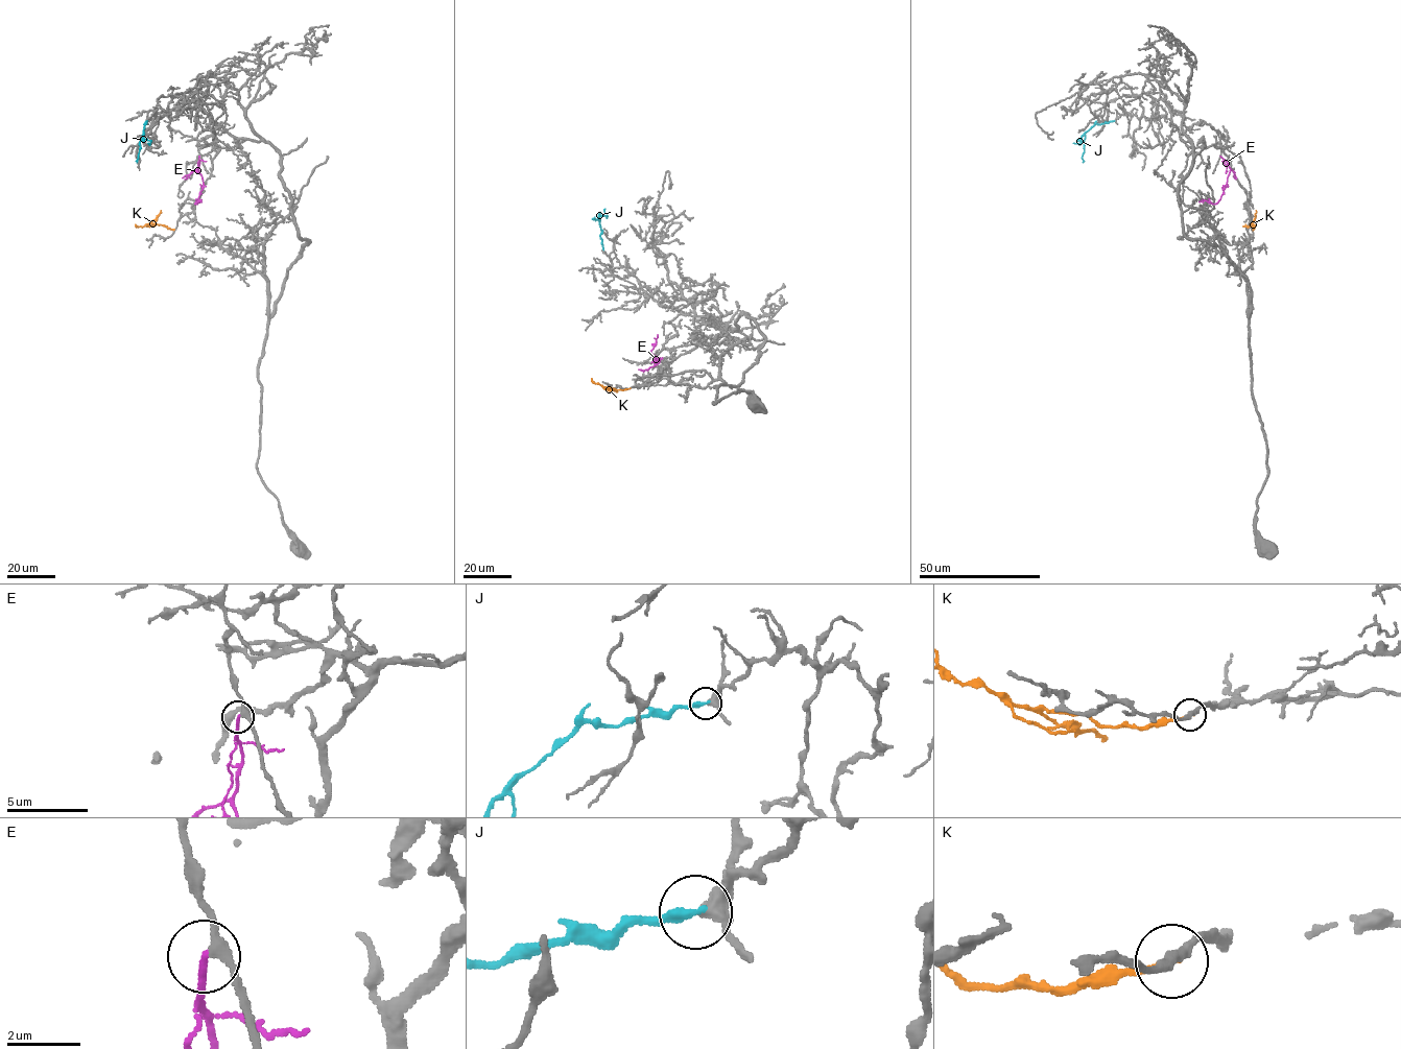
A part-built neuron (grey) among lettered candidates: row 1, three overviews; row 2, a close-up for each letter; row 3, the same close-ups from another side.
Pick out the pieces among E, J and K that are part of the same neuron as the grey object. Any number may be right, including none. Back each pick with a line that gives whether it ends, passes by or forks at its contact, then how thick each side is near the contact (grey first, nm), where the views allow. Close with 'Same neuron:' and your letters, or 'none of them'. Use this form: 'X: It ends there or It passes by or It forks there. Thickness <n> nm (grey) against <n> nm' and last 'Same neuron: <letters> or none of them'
J: It ends there. Thickness 320 nm (grey) against 280 nm
K: It ends there. Thickness 260 nm (grey) against 240 nm
Same neuron: J, K

